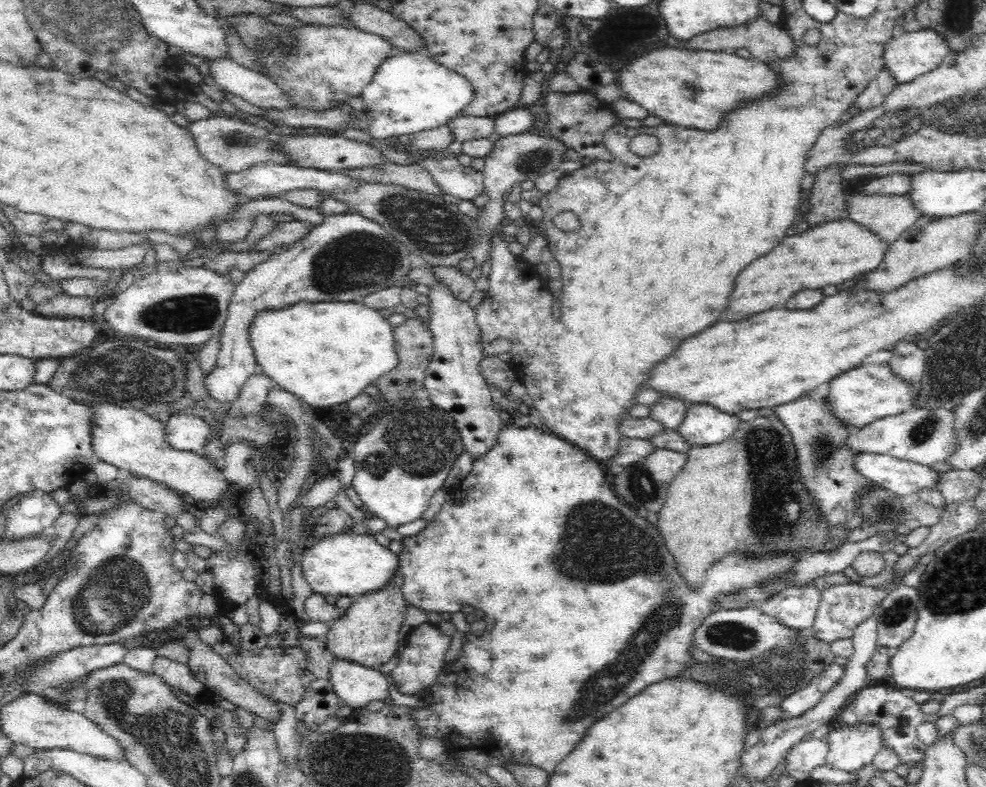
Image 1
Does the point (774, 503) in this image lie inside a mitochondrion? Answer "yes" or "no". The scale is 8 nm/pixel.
yes

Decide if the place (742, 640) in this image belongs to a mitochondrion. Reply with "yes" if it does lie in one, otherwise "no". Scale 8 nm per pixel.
yes

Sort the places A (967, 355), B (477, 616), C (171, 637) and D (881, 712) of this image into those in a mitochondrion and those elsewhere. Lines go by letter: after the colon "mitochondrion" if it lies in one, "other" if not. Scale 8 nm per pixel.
A: mitochondrion
B: other
C: other
D: other

